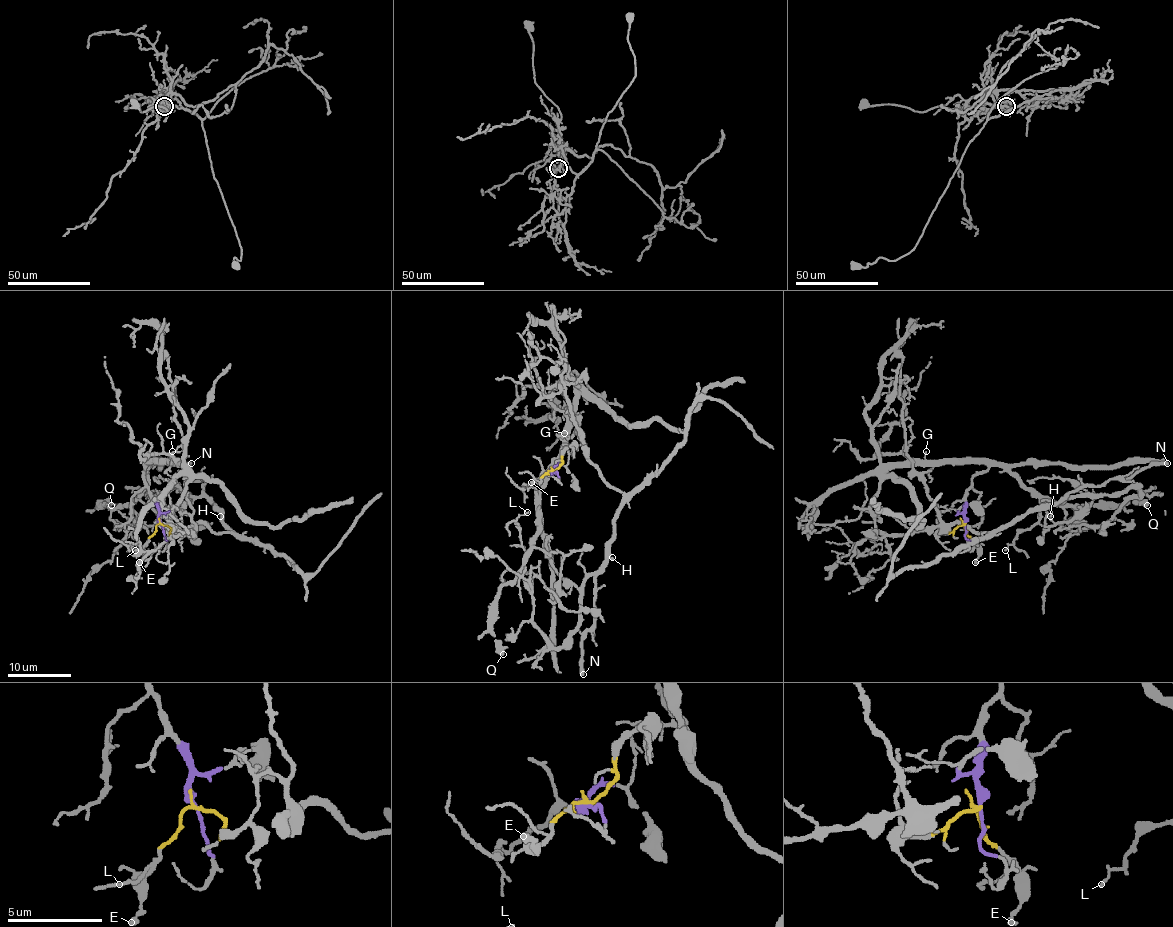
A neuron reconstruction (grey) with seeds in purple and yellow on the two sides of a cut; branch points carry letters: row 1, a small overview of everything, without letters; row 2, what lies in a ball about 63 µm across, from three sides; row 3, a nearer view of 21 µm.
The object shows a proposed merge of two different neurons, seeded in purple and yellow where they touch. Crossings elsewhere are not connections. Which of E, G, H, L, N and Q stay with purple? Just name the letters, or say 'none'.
G, L, Q

